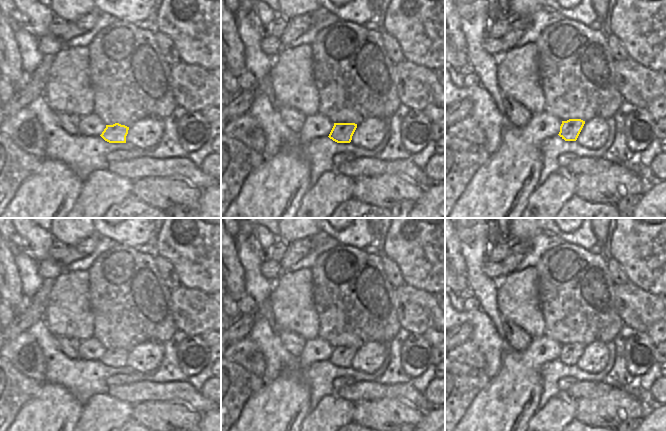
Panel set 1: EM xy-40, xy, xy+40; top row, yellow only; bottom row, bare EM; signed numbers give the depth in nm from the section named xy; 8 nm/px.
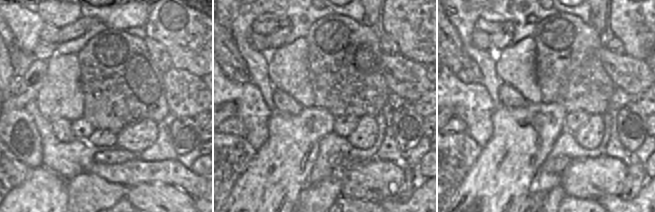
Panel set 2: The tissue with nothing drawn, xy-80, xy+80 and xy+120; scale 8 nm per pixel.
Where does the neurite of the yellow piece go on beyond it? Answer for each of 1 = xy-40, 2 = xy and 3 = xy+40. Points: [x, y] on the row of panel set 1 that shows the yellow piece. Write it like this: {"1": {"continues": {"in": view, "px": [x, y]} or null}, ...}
{"1": {"continues": null}, "2": {"continues": null}, "3": {"continues": null}}

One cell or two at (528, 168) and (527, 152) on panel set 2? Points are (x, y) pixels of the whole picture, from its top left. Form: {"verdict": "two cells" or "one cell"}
{"verdict": "one cell"}

